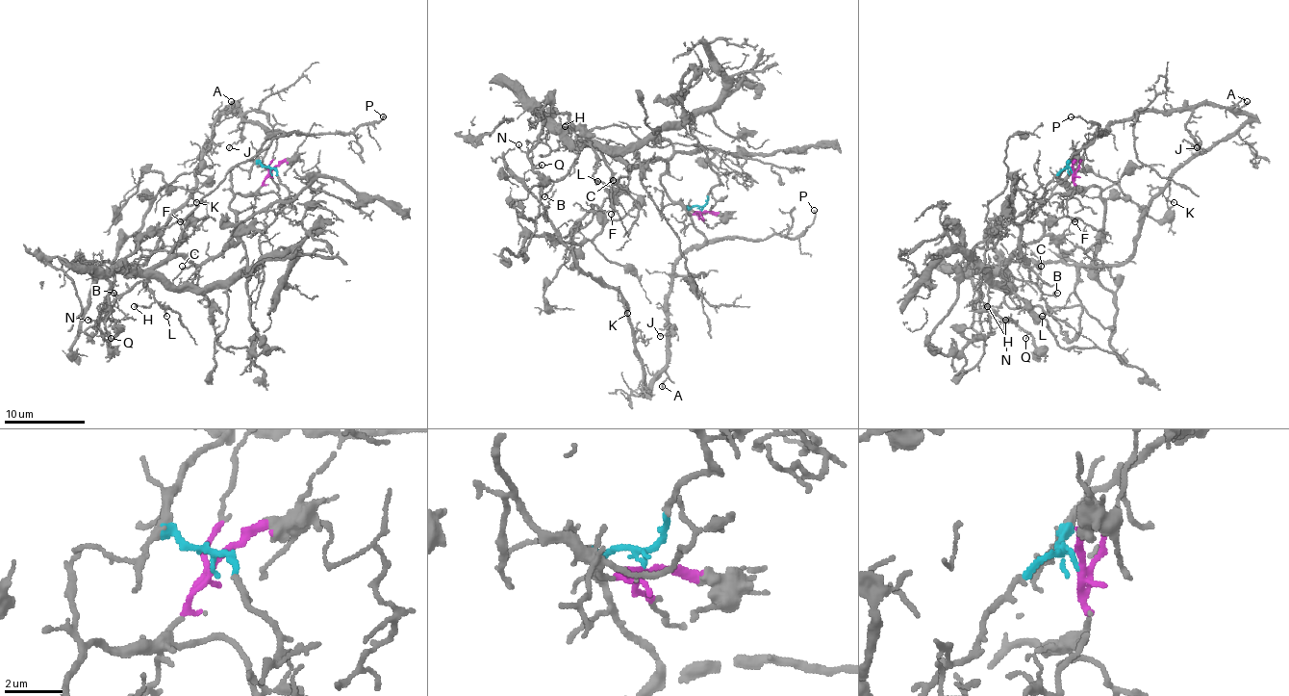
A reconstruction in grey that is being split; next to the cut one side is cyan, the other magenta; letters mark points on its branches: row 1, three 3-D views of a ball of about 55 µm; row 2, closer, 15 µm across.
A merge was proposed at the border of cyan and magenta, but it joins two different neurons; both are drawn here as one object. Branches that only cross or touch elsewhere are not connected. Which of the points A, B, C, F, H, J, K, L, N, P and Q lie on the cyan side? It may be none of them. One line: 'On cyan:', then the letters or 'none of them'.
On cyan: A, J, K, P

